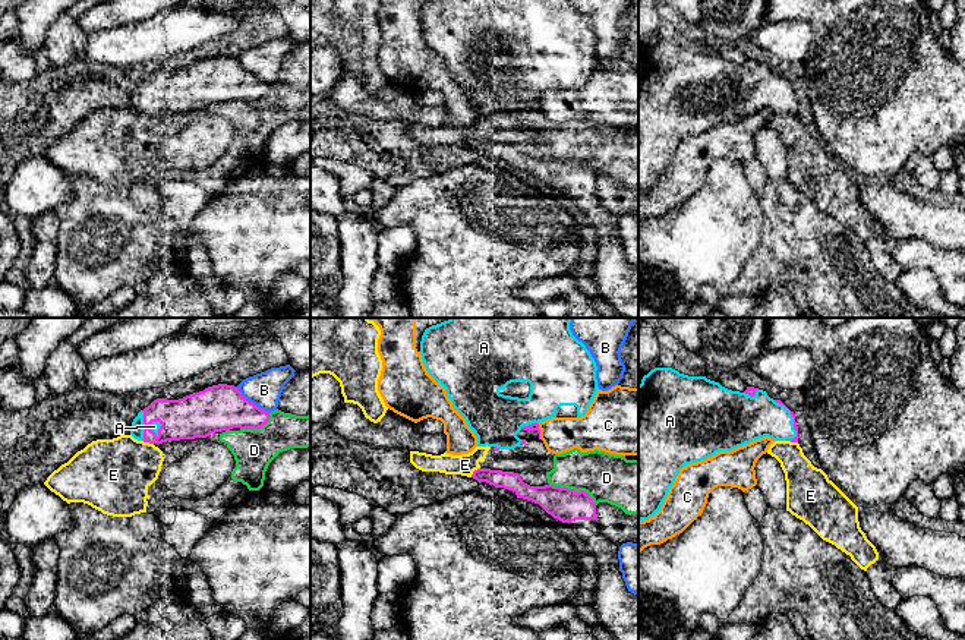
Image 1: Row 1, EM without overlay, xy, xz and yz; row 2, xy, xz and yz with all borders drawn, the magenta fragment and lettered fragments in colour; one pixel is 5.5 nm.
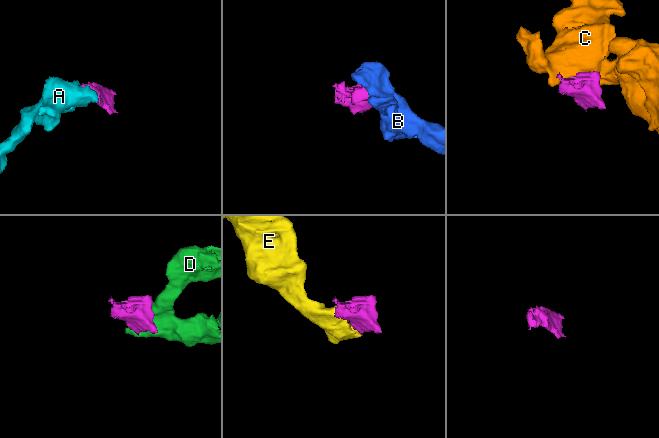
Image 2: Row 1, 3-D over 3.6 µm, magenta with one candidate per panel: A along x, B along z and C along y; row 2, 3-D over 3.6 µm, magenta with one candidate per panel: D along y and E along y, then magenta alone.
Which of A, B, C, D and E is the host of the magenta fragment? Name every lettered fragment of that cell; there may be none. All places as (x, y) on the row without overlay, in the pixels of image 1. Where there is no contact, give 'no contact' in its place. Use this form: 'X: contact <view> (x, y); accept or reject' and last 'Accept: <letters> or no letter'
A: contact yz (792, 88); accept
B: contact xy (252, 75); reject
C: contact xz (539, 103); reject
D: contact xz (573, 161); reject
E: contact xz (473, 144); reject
Accept: A

